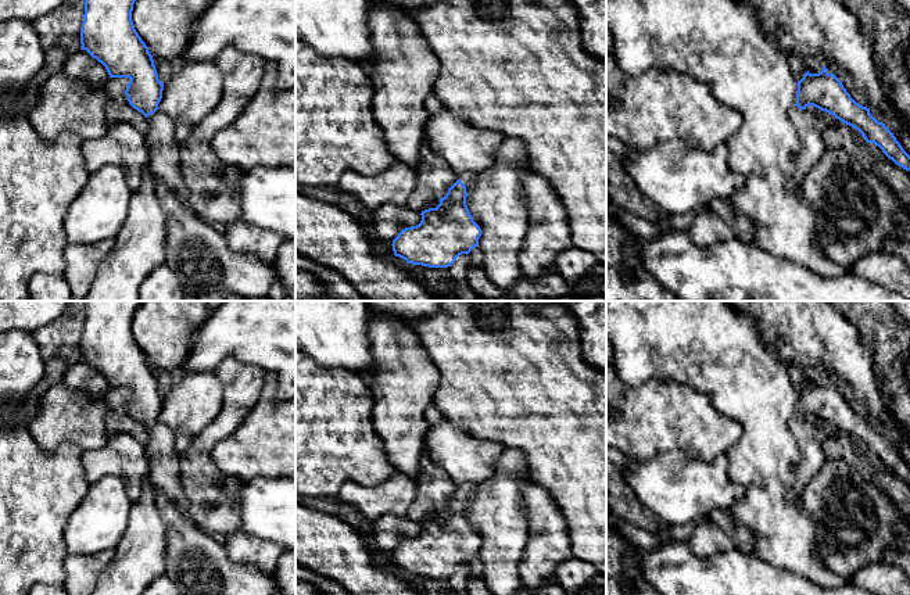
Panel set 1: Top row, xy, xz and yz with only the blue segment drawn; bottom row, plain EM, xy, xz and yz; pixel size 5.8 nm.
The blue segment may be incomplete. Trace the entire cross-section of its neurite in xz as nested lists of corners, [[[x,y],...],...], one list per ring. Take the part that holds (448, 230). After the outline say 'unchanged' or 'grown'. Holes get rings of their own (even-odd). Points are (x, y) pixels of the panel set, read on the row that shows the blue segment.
[[[466,172],[458,178],[459,179],[448,189],[448,193],[440,198],[440,204],[436,208],[422,211],[419,225],[402,229],[393,240],[391,245],[395,257],[412,265],[448,268],[459,255],[467,255],[479,245],[481,229],[473,221],[466,205],[466,197],[473,189],[477,175]]]; grown

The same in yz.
[[[823,65],[818,74],[807,71],[798,80],[796,104],[788,111],[800,144],[793,157],[793,173],[788,182],[791,190],[802,186],[807,172],[827,150],[823,140],[823,132],[827,126],[817,115],[806,110],[809,105],[855,128],[867,143],[874,143],[896,165],[910,171],[910,155],[893,133],[870,114],[870,108],[856,103],[842,82]]]; grown

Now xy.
[[[85,0],[80,47],[105,67],[110,78],[130,79],[123,93],[129,104],[147,118],[148,132],[144,136],[150,172],[191,209],[180,169],[175,125],[158,110],[164,83],[132,21],[135,1]]]; grown

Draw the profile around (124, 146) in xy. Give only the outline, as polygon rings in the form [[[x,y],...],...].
[[[119,121],[108,126],[100,139],[83,140],[82,154],[90,173],[115,165],[123,171],[132,193],[141,187],[143,171],[148,166],[148,147],[146,136],[128,122]]]

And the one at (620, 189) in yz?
[[[606,151],[606,197],[616,207],[651,222],[659,222],[667,216],[652,200],[641,194],[621,161],[610,151]]]

